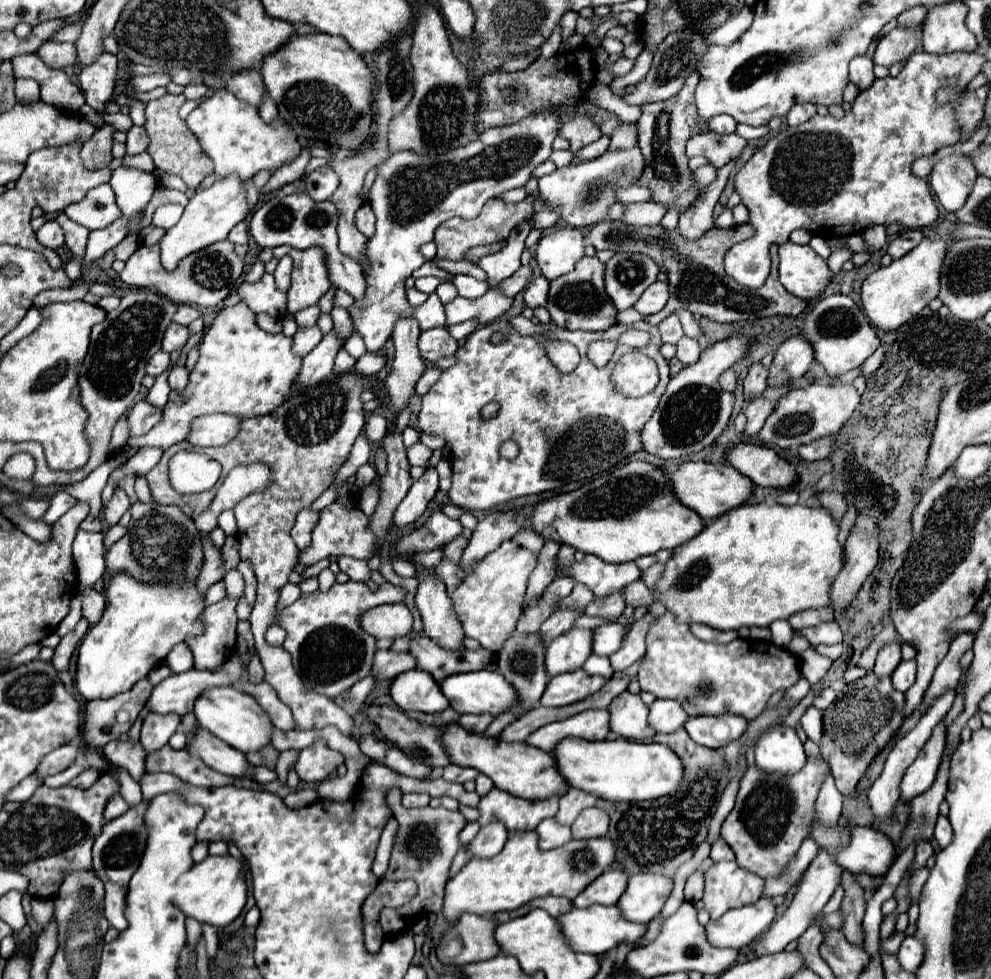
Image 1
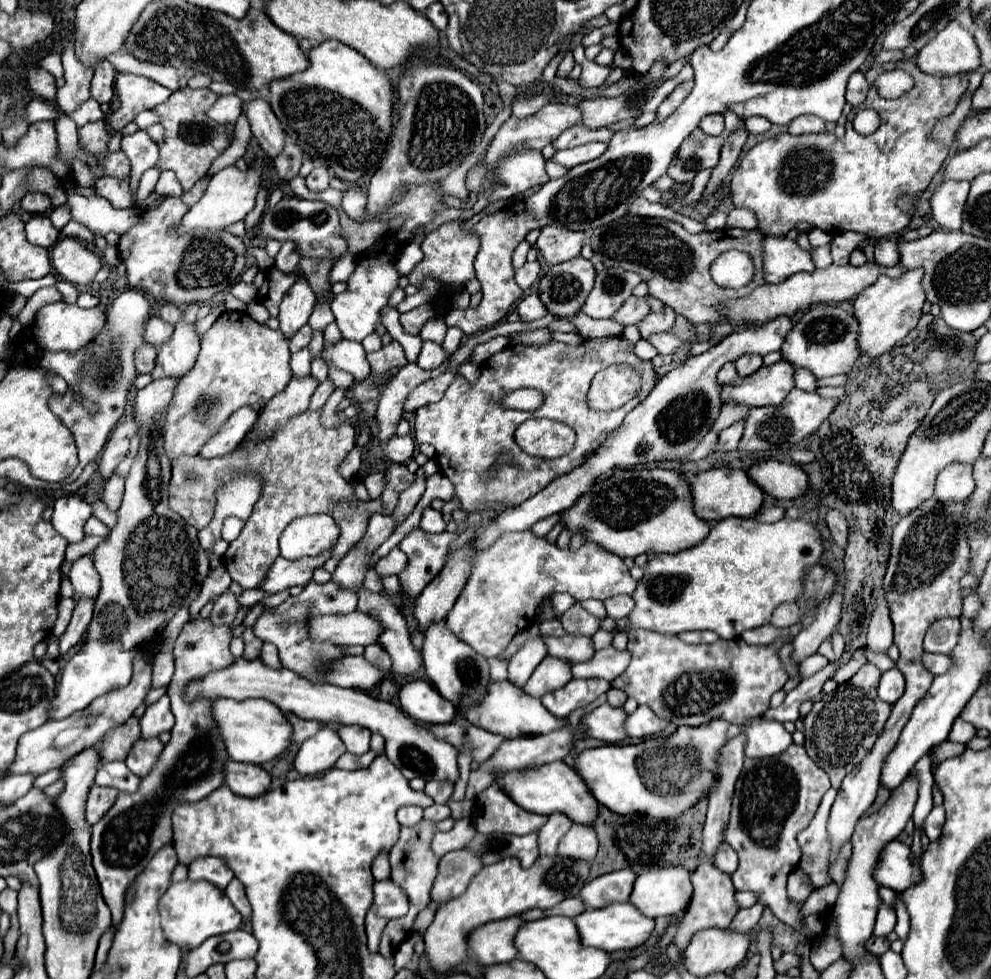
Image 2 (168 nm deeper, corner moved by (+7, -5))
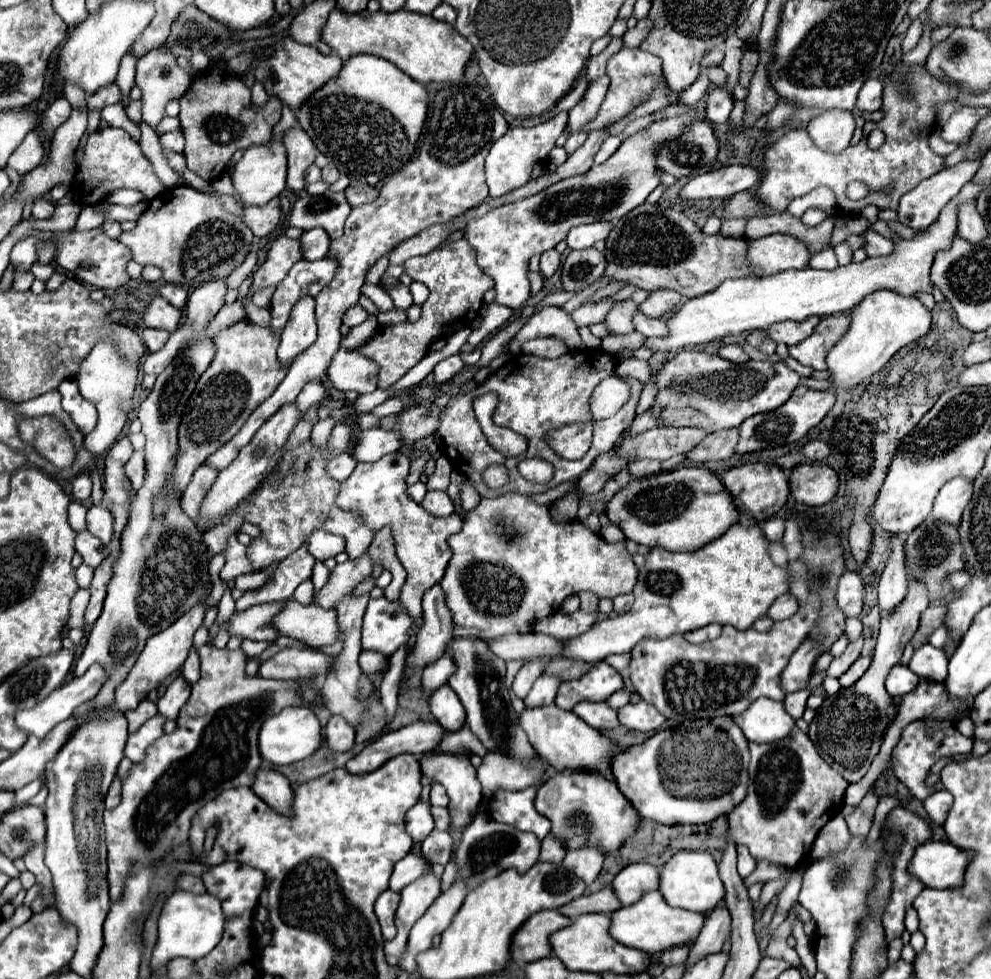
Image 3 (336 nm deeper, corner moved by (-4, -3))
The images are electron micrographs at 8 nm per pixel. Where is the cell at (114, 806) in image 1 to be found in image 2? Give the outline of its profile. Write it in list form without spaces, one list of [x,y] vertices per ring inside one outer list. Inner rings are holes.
[[[92,786],[90,794],[88,794],[88,802],[86,802],[86,822],[90,826],[94,826],[114,806],[116,798],[118,798],[116,788]]]

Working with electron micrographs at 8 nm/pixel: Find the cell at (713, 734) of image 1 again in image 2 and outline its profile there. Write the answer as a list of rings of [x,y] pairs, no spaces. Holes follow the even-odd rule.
[[[712,720],[702,726],[680,726],[670,738],[650,738],[636,746],[598,746],[582,750],[574,758],[574,770],[590,788],[590,794],[616,814],[640,812],[658,820],[674,820],[712,790],[716,782],[716,756],[738,732],[740,726],[726,720]]]

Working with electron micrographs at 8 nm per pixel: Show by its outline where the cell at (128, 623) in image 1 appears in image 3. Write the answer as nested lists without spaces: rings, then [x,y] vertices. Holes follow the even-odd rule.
[[[91,666],[91,668],[85,672],[85,676],[75,678],[75,680],[71,680],[69,684],[59,686],[59,688],[53,690],[45,700],[41,700],[37,706],[33,706],[33,708],[29,708],[29,710],[19,710],[19,712],[15,714],[15,724],[17,724],[23,732],[27,732],[29,736],[45,738],[45,734],[47,734],[51,728],[55,728],[59,722],[71,718],[71,714],[73,714],[73,710],[75,710],[77,706],[81,706],[83,702],[91,700],[91,698],[99,692],[103,680],[105,680],[103,668],[101,668],[101,666]]]

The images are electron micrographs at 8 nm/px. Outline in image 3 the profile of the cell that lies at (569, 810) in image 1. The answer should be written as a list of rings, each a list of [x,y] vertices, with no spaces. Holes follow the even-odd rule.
[[[547,836],[547,838],[541,842],[541,856],[539,856],[539,860],[541,860],[541,862],[561,864],[563,858],[565,858],[565,846],[563,846],[563,842],[559,842],[559,840],[553,838],[553,836]]]

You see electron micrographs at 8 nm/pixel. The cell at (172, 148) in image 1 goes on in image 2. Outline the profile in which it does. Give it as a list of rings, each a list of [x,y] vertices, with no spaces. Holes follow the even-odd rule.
[[[182,88],[172,92],[172,96],[166,102],[154,108],[154,112],[160,116],[160,124],[164,126],[164,140],[158,144],[160,158],[156,168],[174,170],[184,192],[188,192],[200,178],[206,176],[212,162],[230,144],[232,130],[228,126],[220,126],[210,118],[206,118],[206,110],[216,102],[216,98],[218,96],[208,88],[202,88],[202,90]],[[184,130],[186,130],[186,138],[184,138]]]

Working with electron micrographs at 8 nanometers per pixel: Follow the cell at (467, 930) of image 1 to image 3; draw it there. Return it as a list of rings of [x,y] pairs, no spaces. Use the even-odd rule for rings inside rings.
[[[543,910],[533,914],[513,936],[513,960],[535,962],[545,956],[551,956],[549,936],[569,924],[571,918],[563,916],[559,910]]]

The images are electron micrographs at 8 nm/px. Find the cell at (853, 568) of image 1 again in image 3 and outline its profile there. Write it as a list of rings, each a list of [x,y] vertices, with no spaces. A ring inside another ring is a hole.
[[[807,640],[795,650],[787,668],[781,674],[781,690],[785,690],[785,694],[807,688],[807,682],[811,678],[813,660],[817,658],[817,648],[819,648],[819,642]]]

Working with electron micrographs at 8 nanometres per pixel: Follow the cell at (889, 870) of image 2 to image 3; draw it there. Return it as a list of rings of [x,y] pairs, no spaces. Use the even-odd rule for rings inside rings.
[[[927,842],[915,850],[909,872],[929,888],[957,888],[971,860],[971,850],[961,850],[949,842]]]

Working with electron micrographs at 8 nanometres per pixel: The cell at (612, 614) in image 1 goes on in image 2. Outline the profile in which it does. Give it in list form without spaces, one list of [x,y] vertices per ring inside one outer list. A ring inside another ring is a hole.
[[[574,604],[570,610],[566,610],[562,616],[560,616],[560,622],[564,624],[566,632],[568,634],[574,634],[574,632],[582,632],[584,636],[594,636],[594,632],[600,630],[600,624],[602,620],[588,614],[584,608],[580,608],[578,604]]]

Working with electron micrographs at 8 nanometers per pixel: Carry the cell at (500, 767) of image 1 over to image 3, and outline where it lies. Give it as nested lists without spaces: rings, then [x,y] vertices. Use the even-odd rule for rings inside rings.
[[[567,770],[565,774],[551,776],[541,784],[535,808],[551,820],[551,834],[559,838],[567,850],[577,850],[589,844],[603,854],[613,852],[625,838],[629,838],[629,834],[633,834],[633,830],[637,830],[637,822],[641,822],[641,816],[615,782],[607,782],[601,774],[585,770]]]

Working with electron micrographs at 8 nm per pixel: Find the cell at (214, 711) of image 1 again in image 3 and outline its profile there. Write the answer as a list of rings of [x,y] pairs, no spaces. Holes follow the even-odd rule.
[[[285,708],[279,714],[273,714],[271,718],[265,720],[259,732],[261,756],[271,764],[293,764],[293,762],[305,760],[321,748],[325,740],[321,730],[323,730],[321,722],[311,708]]]

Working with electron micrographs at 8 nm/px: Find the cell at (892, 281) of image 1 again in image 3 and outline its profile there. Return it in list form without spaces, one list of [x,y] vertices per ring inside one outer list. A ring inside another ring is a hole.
[[[879,290],[879,292],[865,296],[863,302],[851,310],[851,322],[849,322],[847,332],[837,340],[837,344],[827,354],[827,368],[831,372],[831,376],[829,376],[831,390],[839,392],[839,390],[849,390],[849,388],[861,384],[865,378],[879,372],[899,348],[925,336],[929,332],[929,326],[931,326],[931,312],[915,296],[899,296],[889,290]]]

